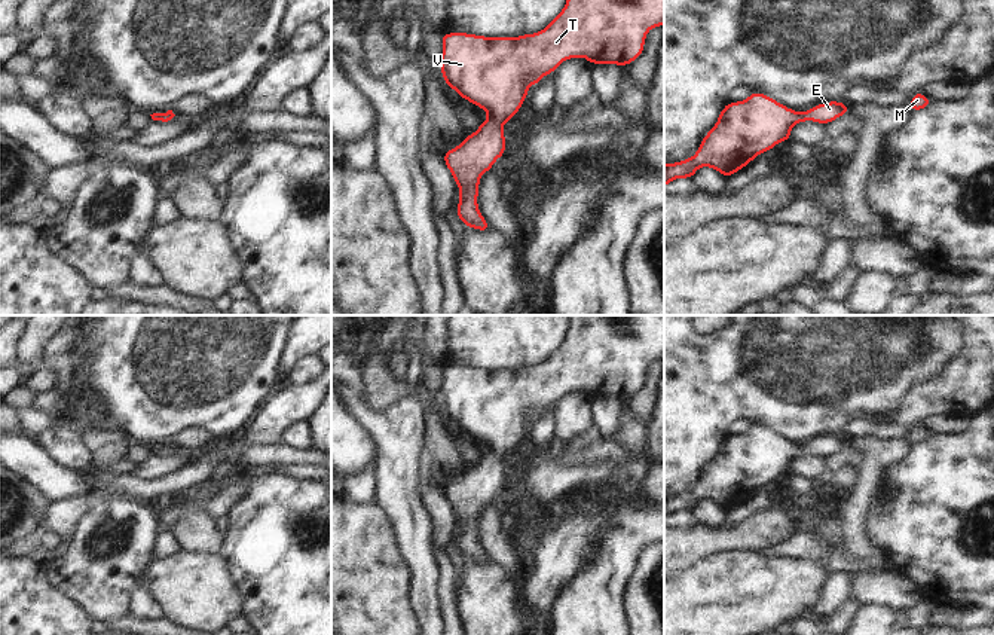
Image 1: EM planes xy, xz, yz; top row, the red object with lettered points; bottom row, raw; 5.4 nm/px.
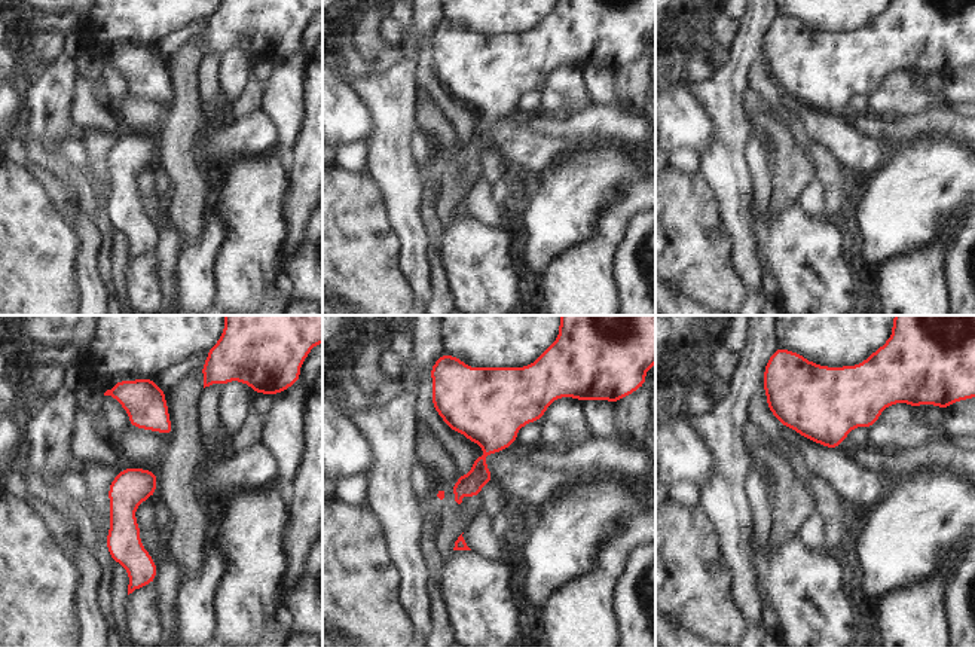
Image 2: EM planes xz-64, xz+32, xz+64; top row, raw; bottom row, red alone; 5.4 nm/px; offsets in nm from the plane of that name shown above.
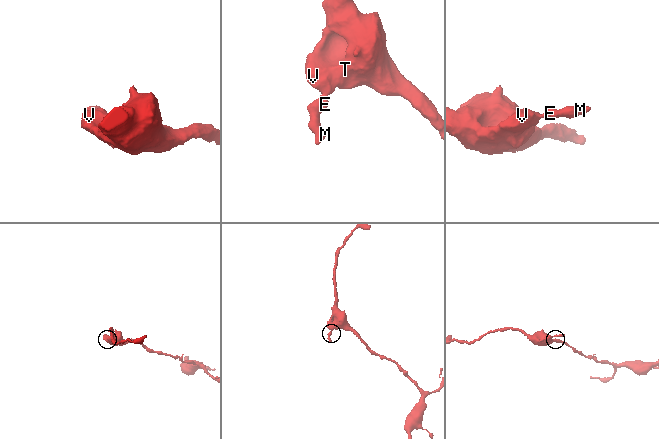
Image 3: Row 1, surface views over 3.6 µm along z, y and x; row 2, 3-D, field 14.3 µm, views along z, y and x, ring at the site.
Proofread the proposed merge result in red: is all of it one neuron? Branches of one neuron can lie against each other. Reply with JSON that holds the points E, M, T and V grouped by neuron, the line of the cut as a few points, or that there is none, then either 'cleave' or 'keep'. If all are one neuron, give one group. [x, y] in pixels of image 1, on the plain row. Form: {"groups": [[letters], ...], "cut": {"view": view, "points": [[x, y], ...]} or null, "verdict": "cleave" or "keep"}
{"groups": [["E", "M", "T", "V"]], "cut": null, "verdict": "keep"}

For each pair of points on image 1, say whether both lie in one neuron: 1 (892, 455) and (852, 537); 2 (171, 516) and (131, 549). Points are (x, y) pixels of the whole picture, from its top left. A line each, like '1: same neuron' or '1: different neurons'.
1: same neuron
2: different neurons

